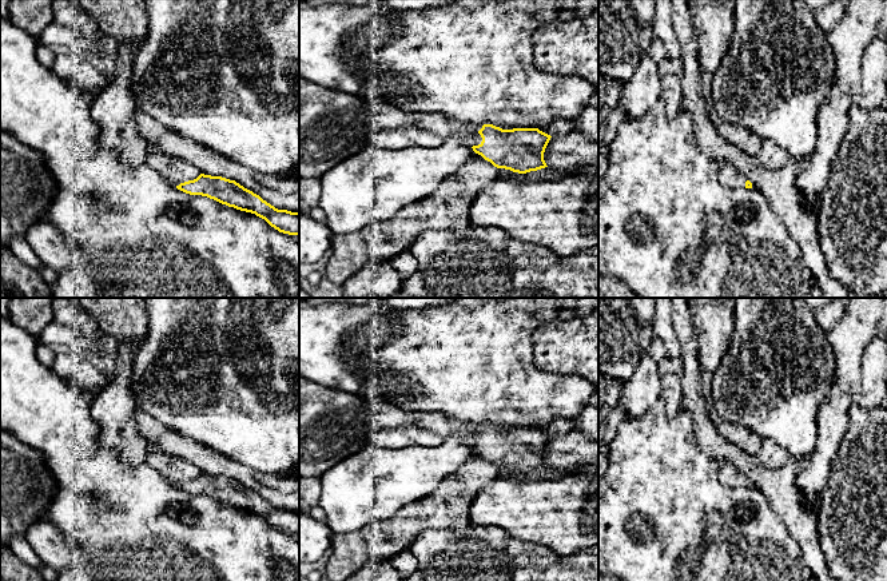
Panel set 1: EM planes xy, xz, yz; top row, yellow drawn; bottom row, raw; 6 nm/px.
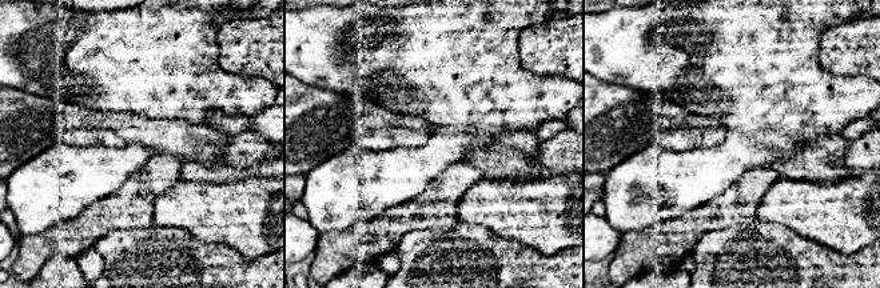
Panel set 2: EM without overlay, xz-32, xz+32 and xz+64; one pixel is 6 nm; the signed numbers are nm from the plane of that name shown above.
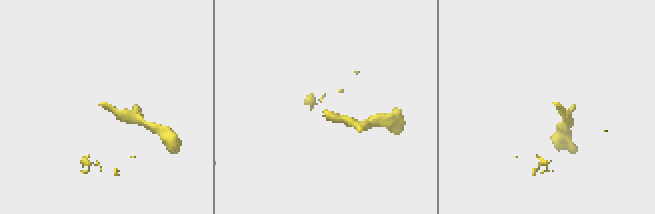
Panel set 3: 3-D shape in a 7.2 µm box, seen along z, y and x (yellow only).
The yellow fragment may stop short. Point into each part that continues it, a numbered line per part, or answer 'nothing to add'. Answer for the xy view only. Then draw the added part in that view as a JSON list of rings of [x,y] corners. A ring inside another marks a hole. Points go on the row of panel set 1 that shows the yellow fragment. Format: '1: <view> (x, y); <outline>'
nothing to add

